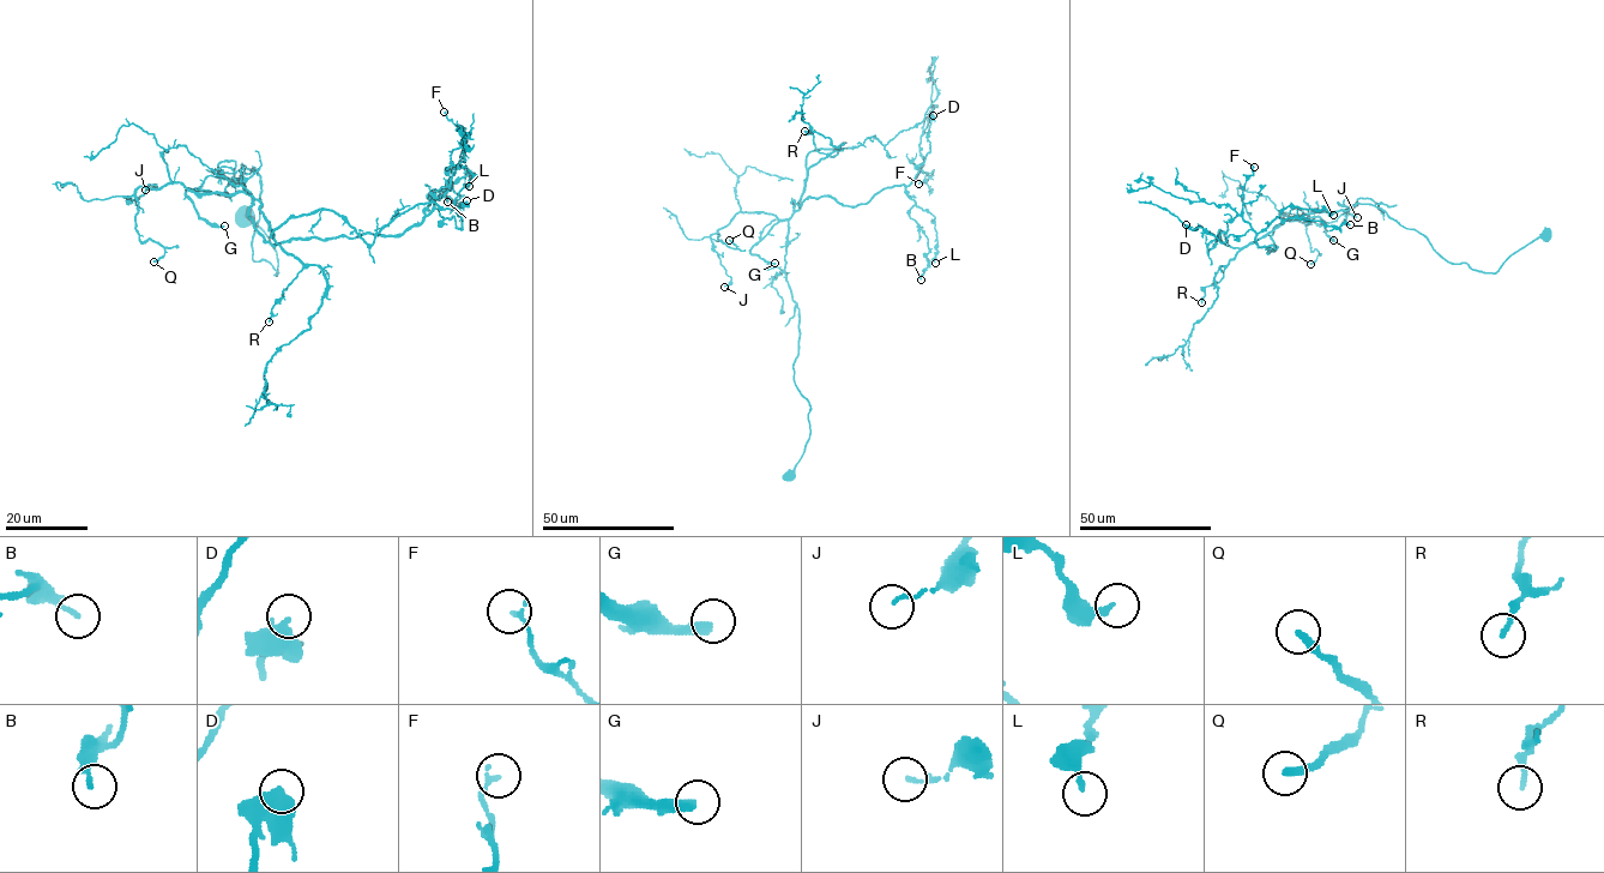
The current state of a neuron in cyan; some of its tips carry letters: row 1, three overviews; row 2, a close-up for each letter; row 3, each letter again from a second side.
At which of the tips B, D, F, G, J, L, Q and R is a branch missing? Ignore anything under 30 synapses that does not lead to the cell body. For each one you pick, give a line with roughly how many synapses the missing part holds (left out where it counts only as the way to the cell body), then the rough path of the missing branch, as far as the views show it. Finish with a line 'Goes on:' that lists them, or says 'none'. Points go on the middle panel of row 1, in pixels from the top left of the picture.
G: 60 syn | (775, 263), (824, 293), (824, 308), (828, 311)
Goes on: G

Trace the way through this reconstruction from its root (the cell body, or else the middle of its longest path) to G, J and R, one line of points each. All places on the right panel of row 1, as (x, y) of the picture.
G: (1547, 234), (1487, 272), (1448, 263), (1424, 235), (1372, 204), (1290, 218), (1320, 217), (1333, 240)
J: (1547, 234), (1487, 272), (1448, 263), (1424, 235), (1372, 204), (1290, 221), (1283, 212), (1319, 224), (1357, 217)
R: (1547, 234), (1487, 272), (1448, 263), (1424, 235), (1372, 204), (1304, 212), (1244, 246), (1201, 302)

